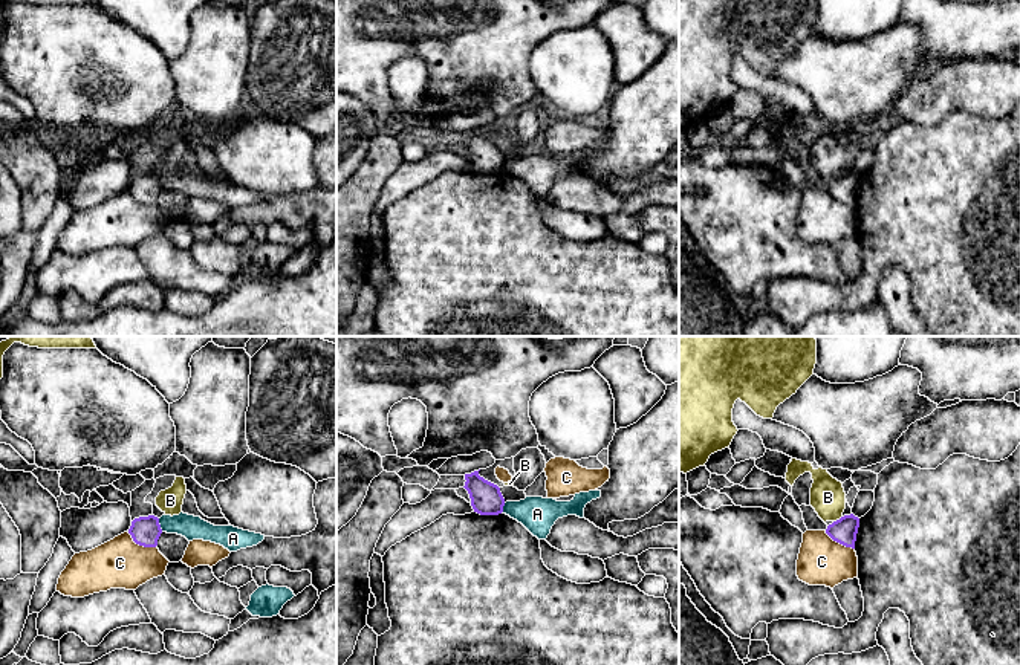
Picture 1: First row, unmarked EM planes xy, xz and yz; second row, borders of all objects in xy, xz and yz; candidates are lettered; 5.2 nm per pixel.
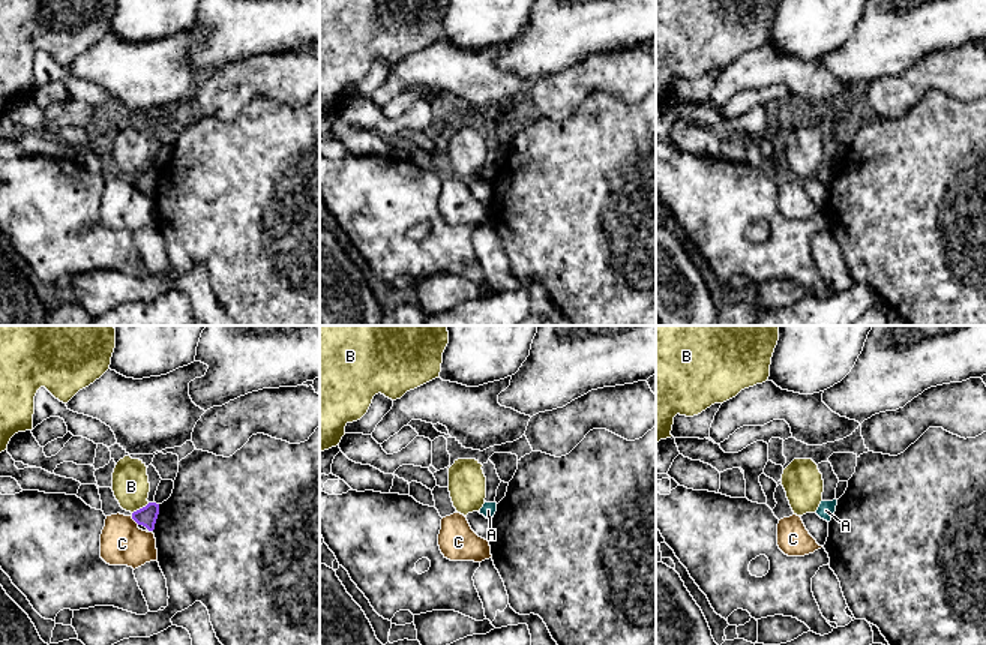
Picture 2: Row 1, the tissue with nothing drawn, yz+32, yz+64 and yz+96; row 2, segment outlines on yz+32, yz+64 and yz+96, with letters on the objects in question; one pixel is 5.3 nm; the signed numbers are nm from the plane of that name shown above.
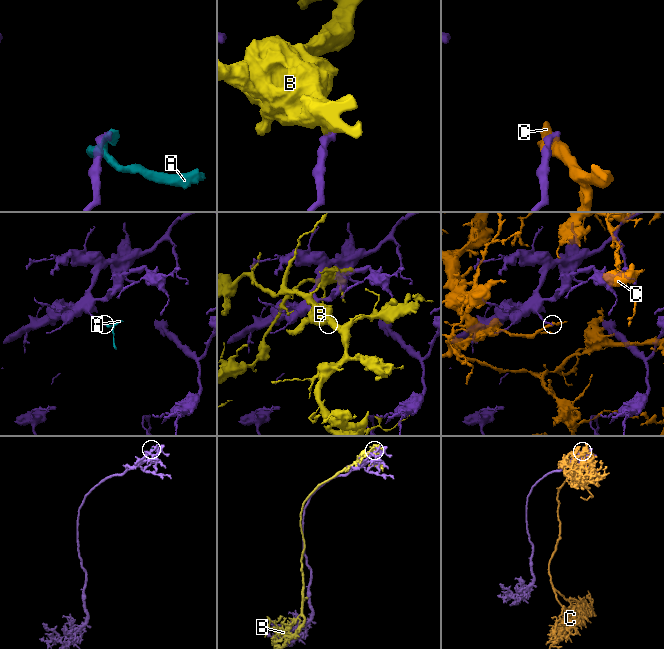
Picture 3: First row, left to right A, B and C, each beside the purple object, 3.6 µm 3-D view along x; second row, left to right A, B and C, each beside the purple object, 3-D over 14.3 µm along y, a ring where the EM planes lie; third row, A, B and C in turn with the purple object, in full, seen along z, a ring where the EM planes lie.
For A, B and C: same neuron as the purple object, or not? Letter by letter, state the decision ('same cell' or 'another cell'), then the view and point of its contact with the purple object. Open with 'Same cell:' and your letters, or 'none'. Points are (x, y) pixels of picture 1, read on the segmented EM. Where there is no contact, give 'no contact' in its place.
Same cell: none
A: another cell; meets purple in xy at (159, 525)
B: another cell; meets purple in yz at (837, 520)
C: another cell; meets purple in xy at (141, 544)

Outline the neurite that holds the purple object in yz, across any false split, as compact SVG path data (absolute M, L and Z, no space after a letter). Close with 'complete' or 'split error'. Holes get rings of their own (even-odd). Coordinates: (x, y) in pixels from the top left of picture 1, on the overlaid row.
M853 514L844 515L827 526L826 534L836 543L855 549L859 518Z | complete

